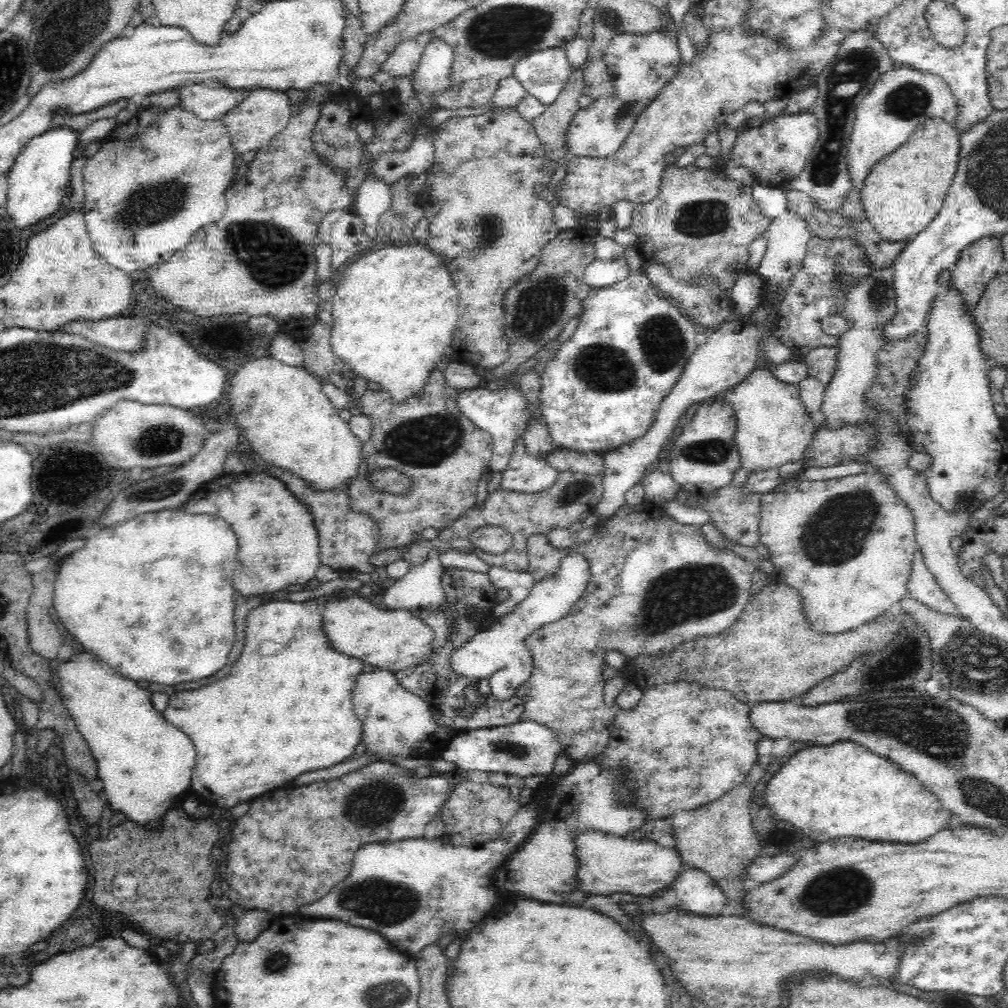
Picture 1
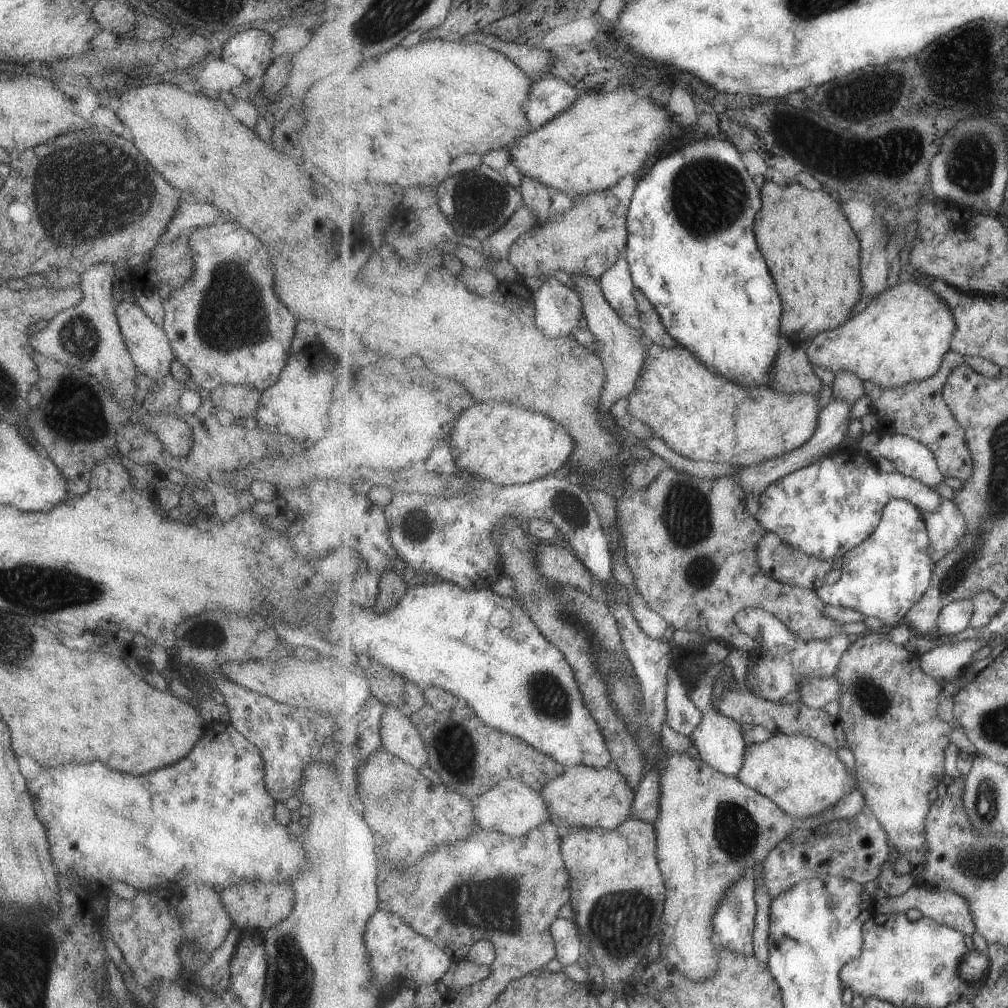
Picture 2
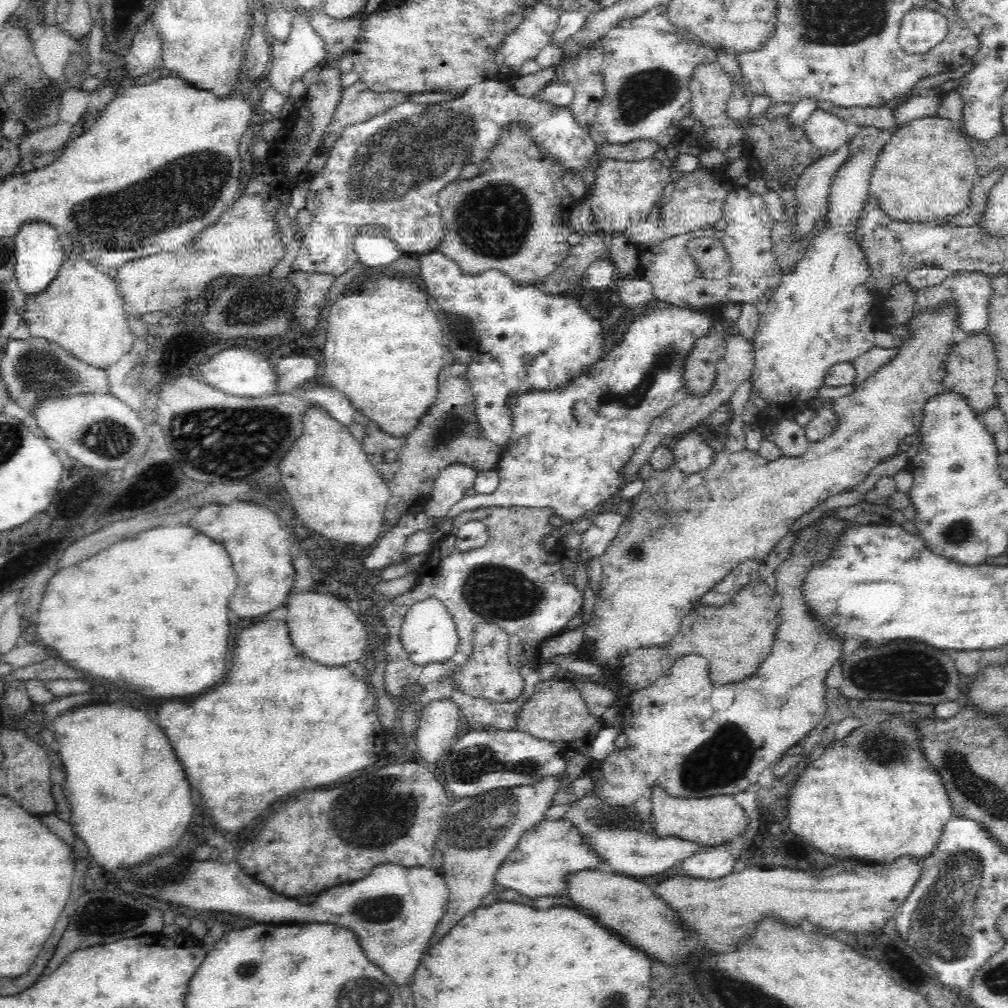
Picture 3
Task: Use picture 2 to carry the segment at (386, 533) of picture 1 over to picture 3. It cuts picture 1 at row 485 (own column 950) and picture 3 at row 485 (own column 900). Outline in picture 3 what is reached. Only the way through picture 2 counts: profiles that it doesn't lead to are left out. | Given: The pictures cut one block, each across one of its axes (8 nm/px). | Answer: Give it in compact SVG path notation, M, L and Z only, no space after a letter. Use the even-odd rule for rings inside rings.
M449 360L438 376L436 401L406 438L394 438L382 432L372 421L364 425L363 450L391 492L384 516L387 528L394 526L403 514L419 513L425 508L442 469L454 464L469 466L476 473L495 469L503 448L488 440L480 430L475 414L474 396L467 381L467 368L466 364ZM389 450L395 452L395 462L383 461L384 454Z

